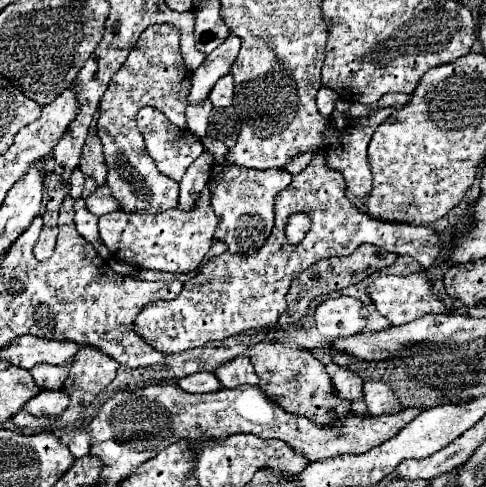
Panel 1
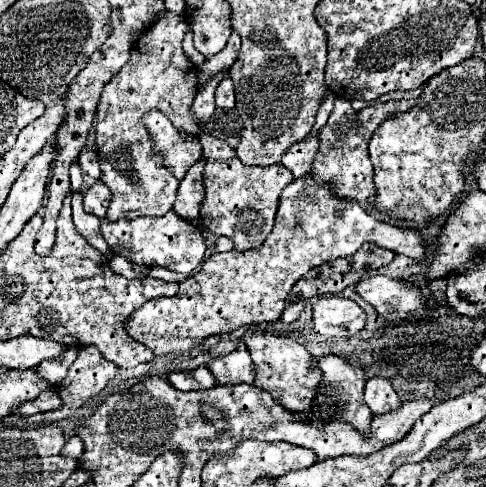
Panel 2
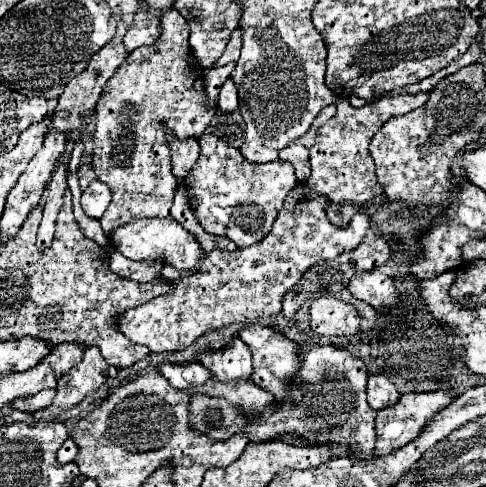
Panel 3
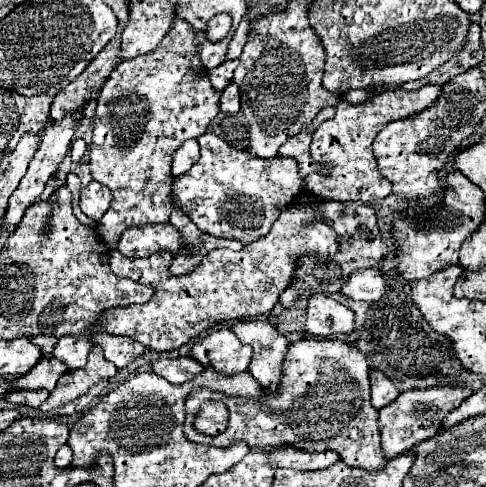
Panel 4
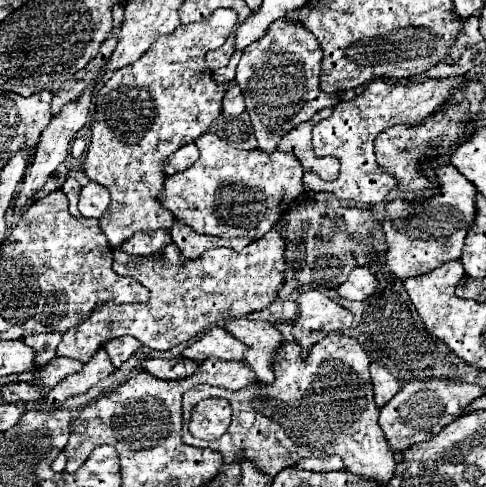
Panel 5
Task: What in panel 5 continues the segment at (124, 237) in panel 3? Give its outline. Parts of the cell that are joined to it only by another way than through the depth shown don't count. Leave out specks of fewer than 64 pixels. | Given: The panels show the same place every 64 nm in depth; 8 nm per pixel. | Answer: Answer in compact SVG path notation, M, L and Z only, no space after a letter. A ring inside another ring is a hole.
M154 230L154 232L136 232L132 238L124 240L120 246L122 252L134 254L134 256L148 256L152 252L158 252L166 246L170 246L174 240L168 230Z

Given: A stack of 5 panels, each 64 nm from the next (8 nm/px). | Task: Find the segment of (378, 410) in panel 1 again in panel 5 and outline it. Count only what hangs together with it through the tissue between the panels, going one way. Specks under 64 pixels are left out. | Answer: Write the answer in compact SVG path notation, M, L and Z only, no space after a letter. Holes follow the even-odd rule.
M370 364L370 374L374 386L374 402L378 408L382 408L388 400L392 400L392 396L396 396L400 386L396 384L396 378L378 364Z

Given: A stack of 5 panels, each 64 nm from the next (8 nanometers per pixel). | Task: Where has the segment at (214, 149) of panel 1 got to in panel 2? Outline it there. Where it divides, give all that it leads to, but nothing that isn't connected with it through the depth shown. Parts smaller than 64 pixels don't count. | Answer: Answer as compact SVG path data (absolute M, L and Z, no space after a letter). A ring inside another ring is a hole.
M202 134L198 138L204 148L202 158L206 160L204 170L206 196L200 206L200 214L210 216L208 230L218 236L230 238L234 242L234 250L238 252L258 248L274 226L278 196L294 180L292 172L282 164L274 164L268 168L240 164L240 160L234 156L234 150L226 142L210 134Z

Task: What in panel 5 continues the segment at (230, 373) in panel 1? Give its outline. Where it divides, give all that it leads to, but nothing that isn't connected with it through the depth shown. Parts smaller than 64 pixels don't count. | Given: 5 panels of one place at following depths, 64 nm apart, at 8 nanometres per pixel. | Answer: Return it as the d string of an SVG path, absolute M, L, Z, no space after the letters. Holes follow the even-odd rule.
M212 328L200 340L196 340L192 346L184 350L184 358L196 362L204 362L206 358L244 362L246 352L248 348L242 342L238 342L232 334L224 332L224 328Z

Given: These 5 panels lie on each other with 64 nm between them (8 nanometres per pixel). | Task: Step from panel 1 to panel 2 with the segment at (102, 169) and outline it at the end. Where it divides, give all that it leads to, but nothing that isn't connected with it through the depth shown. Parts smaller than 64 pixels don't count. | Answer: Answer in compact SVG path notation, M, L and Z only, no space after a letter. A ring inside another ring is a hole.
M84 148L78 156L78 164L82 168L82 172L86 172L88 176L100 180L102 178L102 170L100 170L100 158L96 148Z

